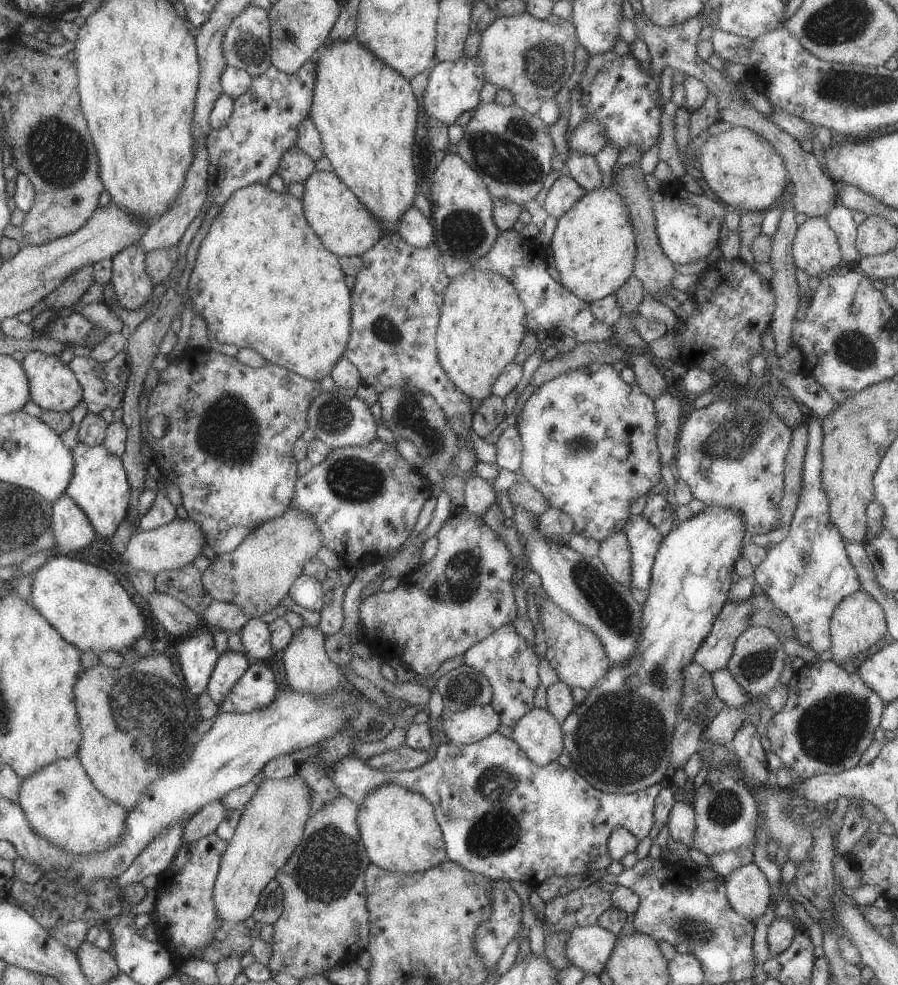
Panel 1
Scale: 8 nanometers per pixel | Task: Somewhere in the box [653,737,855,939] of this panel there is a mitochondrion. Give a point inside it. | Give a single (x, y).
(725, 808)

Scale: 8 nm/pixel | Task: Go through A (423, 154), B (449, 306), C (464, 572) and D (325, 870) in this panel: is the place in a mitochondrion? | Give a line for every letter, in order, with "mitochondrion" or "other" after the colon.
A: other
B: other
C: mitochondrion
D: mitochondrion

